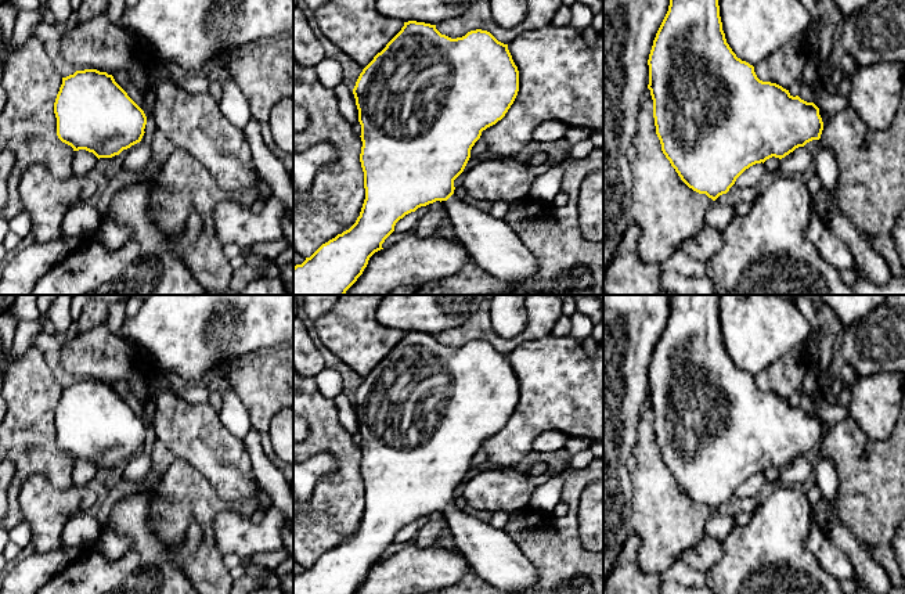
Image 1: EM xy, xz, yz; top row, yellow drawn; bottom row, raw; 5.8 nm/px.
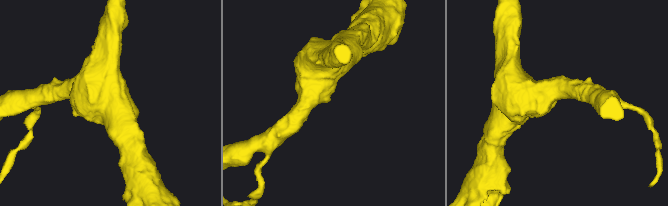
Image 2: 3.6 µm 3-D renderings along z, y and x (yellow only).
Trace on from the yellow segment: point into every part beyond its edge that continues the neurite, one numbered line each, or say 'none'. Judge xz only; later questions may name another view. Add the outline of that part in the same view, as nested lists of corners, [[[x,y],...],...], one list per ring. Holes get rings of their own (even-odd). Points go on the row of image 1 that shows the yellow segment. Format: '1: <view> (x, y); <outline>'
1: xz (493, 245); [[[455,194],[441,201],[441,205],[455,237],[483,271],[508,282],[534,277],[537,260],[533,252],[502,219],[468,205]]]

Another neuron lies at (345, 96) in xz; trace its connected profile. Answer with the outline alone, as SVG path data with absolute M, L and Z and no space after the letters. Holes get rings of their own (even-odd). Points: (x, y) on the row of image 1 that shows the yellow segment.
M340 83L333 89L333 93L338 98L339 109L345 120L351 125L356 123L358 120L358 109L353 90L349 89L345 83Z

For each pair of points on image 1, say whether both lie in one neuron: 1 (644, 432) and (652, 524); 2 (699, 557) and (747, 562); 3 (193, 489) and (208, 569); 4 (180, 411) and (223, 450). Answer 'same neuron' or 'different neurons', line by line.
1: same neuron
2: different neurons
3: same neuron
4: same neuron

